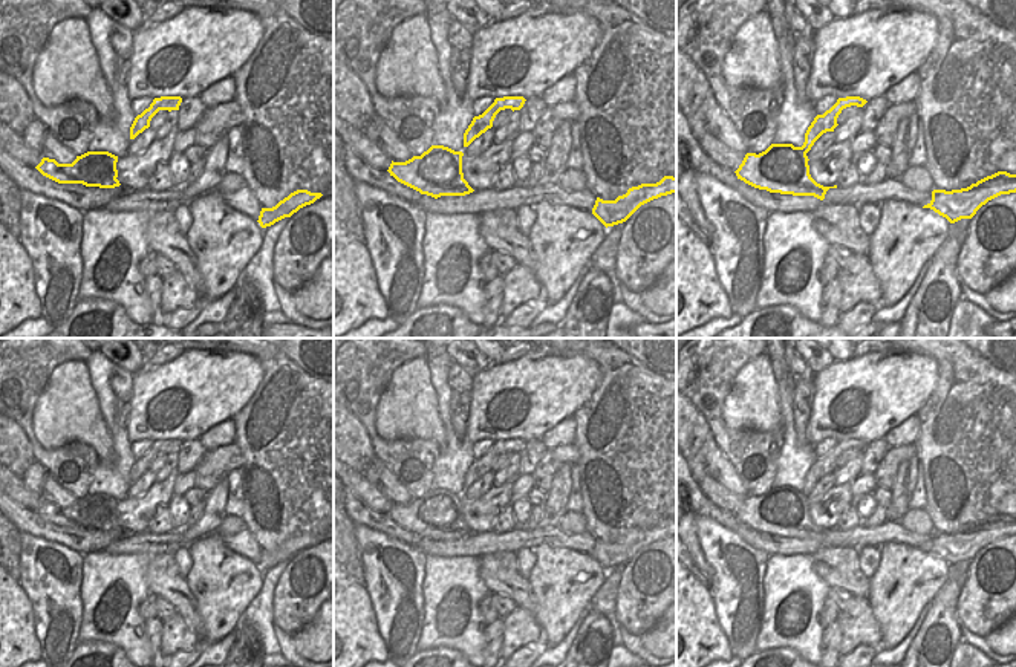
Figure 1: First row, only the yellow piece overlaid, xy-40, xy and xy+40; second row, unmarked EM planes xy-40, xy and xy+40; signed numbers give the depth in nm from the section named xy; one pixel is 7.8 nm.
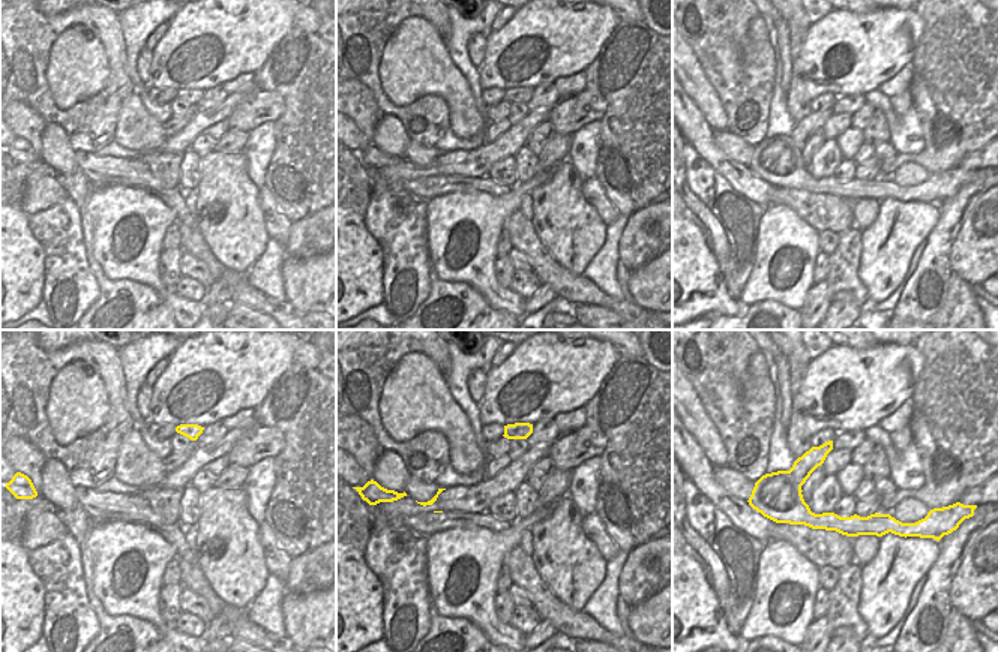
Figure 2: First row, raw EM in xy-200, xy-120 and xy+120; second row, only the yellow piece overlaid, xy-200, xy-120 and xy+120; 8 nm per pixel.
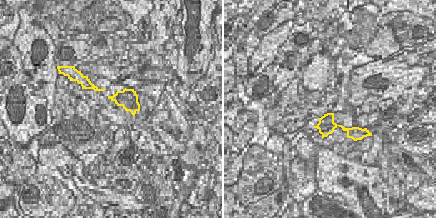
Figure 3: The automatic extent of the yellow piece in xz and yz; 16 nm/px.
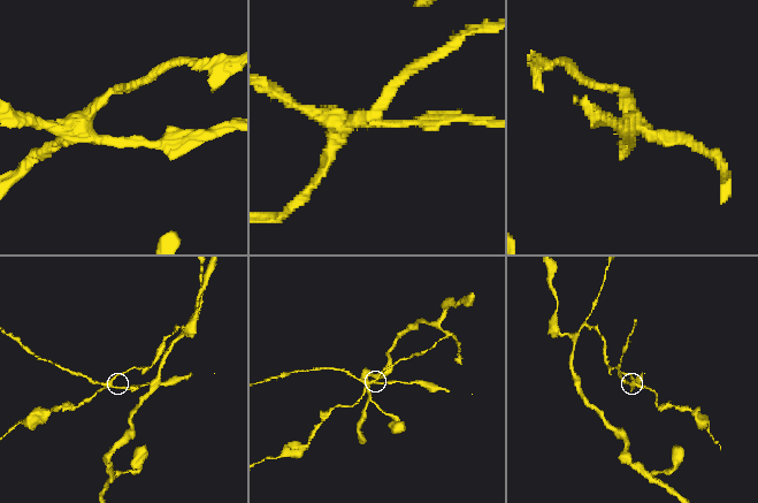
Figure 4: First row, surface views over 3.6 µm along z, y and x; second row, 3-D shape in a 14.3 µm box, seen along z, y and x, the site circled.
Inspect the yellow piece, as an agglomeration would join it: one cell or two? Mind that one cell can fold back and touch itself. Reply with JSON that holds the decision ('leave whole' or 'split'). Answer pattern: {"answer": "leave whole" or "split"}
{"answer": "split"}

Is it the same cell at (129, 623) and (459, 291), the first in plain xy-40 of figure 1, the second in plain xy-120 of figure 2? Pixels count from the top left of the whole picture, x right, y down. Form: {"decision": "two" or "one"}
{"decision": "two"}

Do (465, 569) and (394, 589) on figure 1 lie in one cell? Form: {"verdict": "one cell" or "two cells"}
{"verdict": "two cells"}

